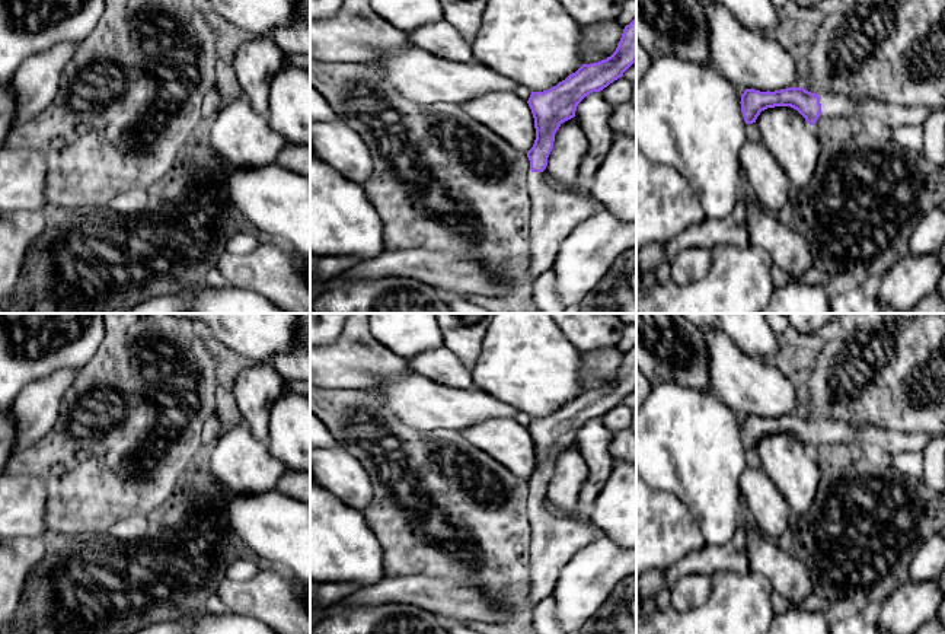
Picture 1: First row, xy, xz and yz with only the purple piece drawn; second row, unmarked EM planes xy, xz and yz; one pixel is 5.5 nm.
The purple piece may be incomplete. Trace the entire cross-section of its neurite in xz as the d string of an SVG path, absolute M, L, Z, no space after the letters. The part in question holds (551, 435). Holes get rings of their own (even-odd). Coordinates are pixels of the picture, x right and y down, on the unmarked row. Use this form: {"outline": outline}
{"outline": "M636 345L625 353L616 377L598 389L582 391L556 412L531 418L527 430L531 436L536 466L527 478L531 500L527 506L531 522L530 600L553 595L562 568L569 560L601 536L601 532L581 516L553 514L542 500L553 475L561 450L574 445L578 430L593 418L600 418L636 388Z"}

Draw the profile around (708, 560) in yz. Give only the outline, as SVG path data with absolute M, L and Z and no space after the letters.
M740 520L734 538L722 547L705 545L690 551L680 561L664 570L664 583L673 590L677 582L689 574L712 576L718 571L746 574L750 571L747 560L747 522Z

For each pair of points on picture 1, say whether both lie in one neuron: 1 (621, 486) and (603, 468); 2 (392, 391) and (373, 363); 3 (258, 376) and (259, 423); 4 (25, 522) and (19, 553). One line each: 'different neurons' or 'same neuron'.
1: different neurons
2: different neurons
3: same neuron
4: different neurons

